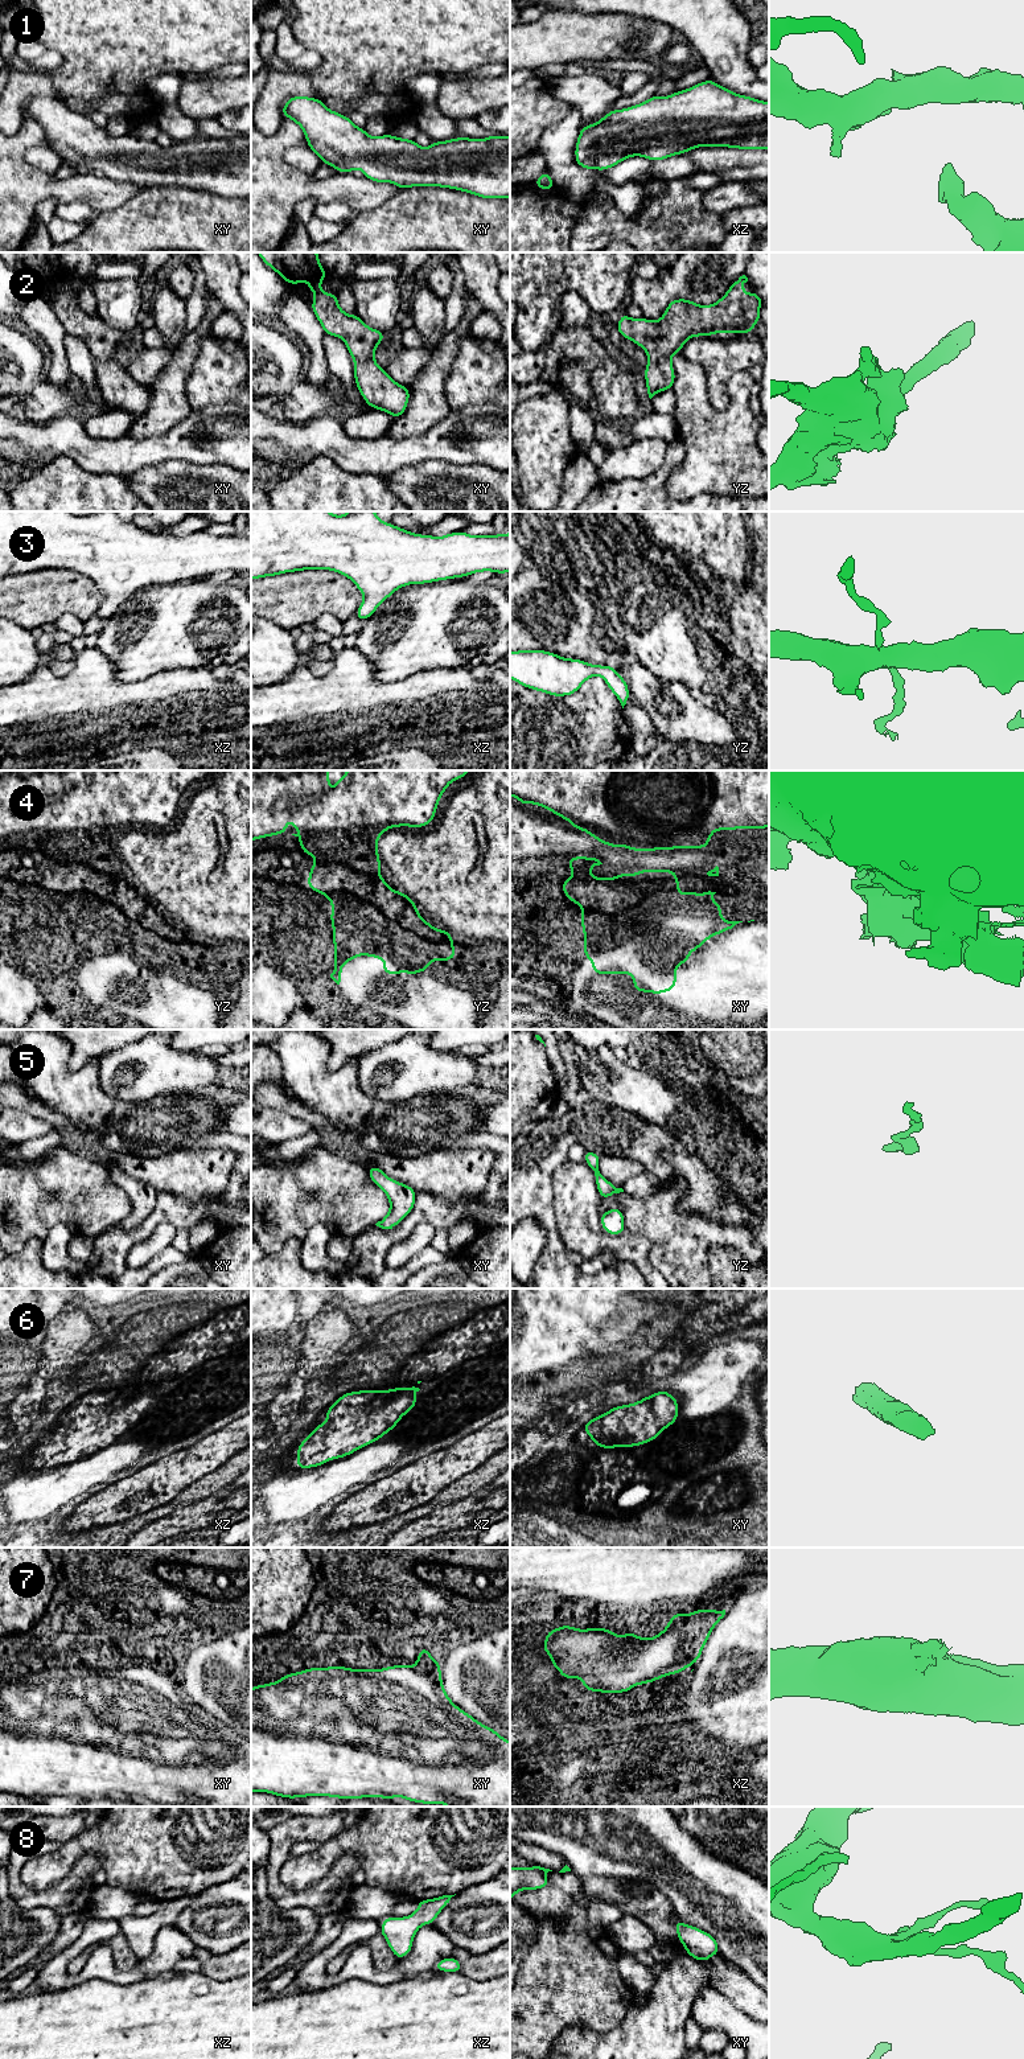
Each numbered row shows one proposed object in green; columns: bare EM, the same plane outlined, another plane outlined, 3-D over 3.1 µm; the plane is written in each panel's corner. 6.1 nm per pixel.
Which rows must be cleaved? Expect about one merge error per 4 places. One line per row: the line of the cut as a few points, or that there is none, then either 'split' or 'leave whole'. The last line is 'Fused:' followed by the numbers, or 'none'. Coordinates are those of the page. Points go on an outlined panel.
1: cut none; leave whole
2: cut none; leave whole
3: cut none; leave whole
4: cut yz (394, 891), (377, 900), (323, 892); split
5: cut none; leave whole
6: cut none; leave whole
7: cut none; leave whole
8: cut none; leave whole
Fused: 4

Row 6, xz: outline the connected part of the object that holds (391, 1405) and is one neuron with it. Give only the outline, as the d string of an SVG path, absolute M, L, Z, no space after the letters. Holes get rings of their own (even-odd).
M392 1388L384 1392L378 1392L375 1389L349 1392L342 1394L326 1411L326 1421L320 1423L305 1441L299 1443L297 1447L297 1470L318 1467L328 1463L330 1459L340 1459L349 1456L351 1452L358 1451L361 1447L370 1446L373 1442L381 1439L384 1434L391 1431L400 1418L410 1413L418 1398L414 1397L419 1388Z

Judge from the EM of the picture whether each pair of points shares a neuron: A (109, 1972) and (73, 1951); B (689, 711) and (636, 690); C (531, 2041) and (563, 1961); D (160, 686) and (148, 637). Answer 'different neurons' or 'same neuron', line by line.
A: same neuron
B: same neuron
C: same neuron
D: different neurons

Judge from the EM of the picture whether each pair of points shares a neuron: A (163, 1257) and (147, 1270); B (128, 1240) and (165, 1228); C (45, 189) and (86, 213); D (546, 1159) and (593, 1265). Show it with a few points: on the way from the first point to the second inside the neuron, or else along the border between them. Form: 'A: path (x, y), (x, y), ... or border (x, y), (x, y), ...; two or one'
A: path (159, 1261), (151, 1268); one
B: border (177, 1228), (160, 1223), (128, 1252); two
C: border (60, 202), (83, 202), (97, 212); two
D: border (611, 1265), (592, 1274); two

